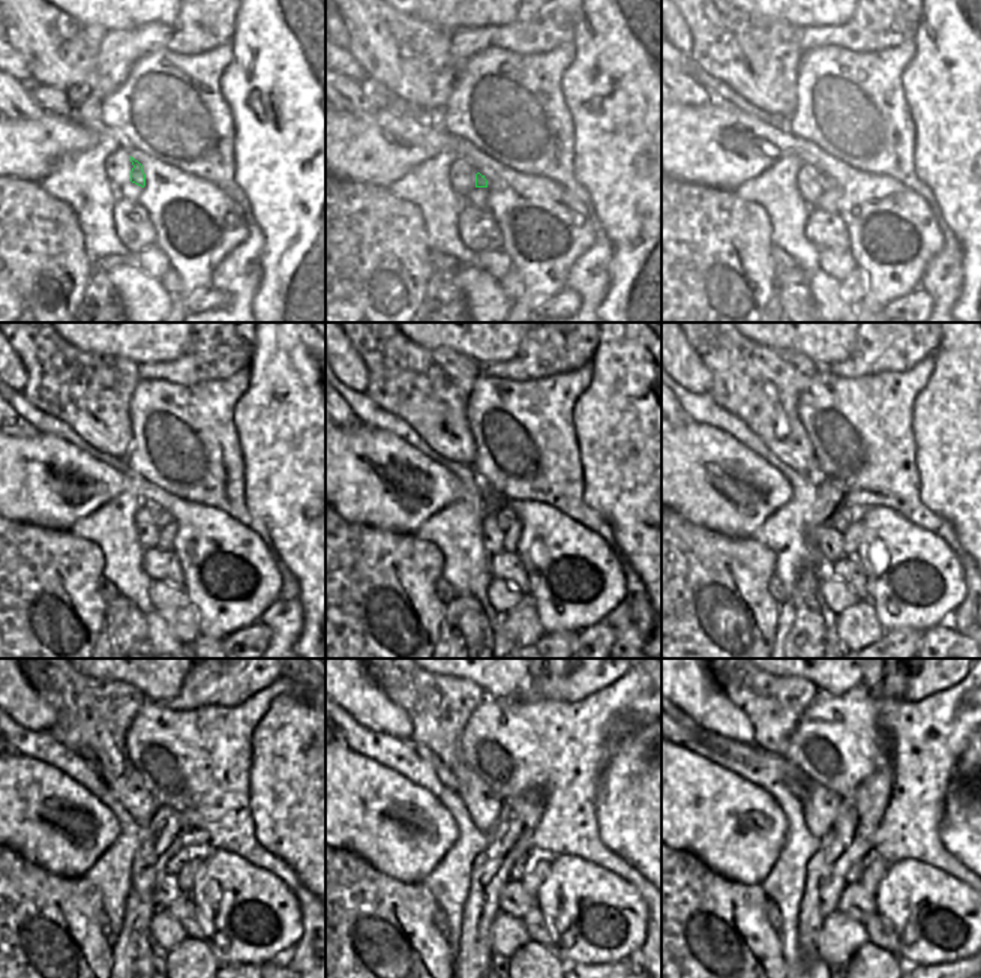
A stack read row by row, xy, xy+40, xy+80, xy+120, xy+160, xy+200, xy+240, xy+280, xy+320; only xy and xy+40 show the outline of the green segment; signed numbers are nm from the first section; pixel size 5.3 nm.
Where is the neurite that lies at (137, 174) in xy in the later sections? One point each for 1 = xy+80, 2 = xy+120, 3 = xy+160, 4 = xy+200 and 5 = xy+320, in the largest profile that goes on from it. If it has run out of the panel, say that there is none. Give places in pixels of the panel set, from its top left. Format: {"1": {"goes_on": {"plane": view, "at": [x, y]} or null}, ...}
{"1": {"goes_on": {"plane": "xy+80", "at": [827, 182]}}, "2": {"goes_on": {"plane": "xy+120", "at": [162, 518]}}, "3": {"goes_on": {"plane": "xy+160", "at": [504, 518]}}, "4": {"goes_on": {"plane": "xy+200", "at": [848, 515]}}, "5": {"goes_on": {"plane": "xy+320", "at": [855, 872]}}}

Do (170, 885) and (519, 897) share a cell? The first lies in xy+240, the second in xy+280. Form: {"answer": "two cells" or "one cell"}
{"answer": "one cell"}

